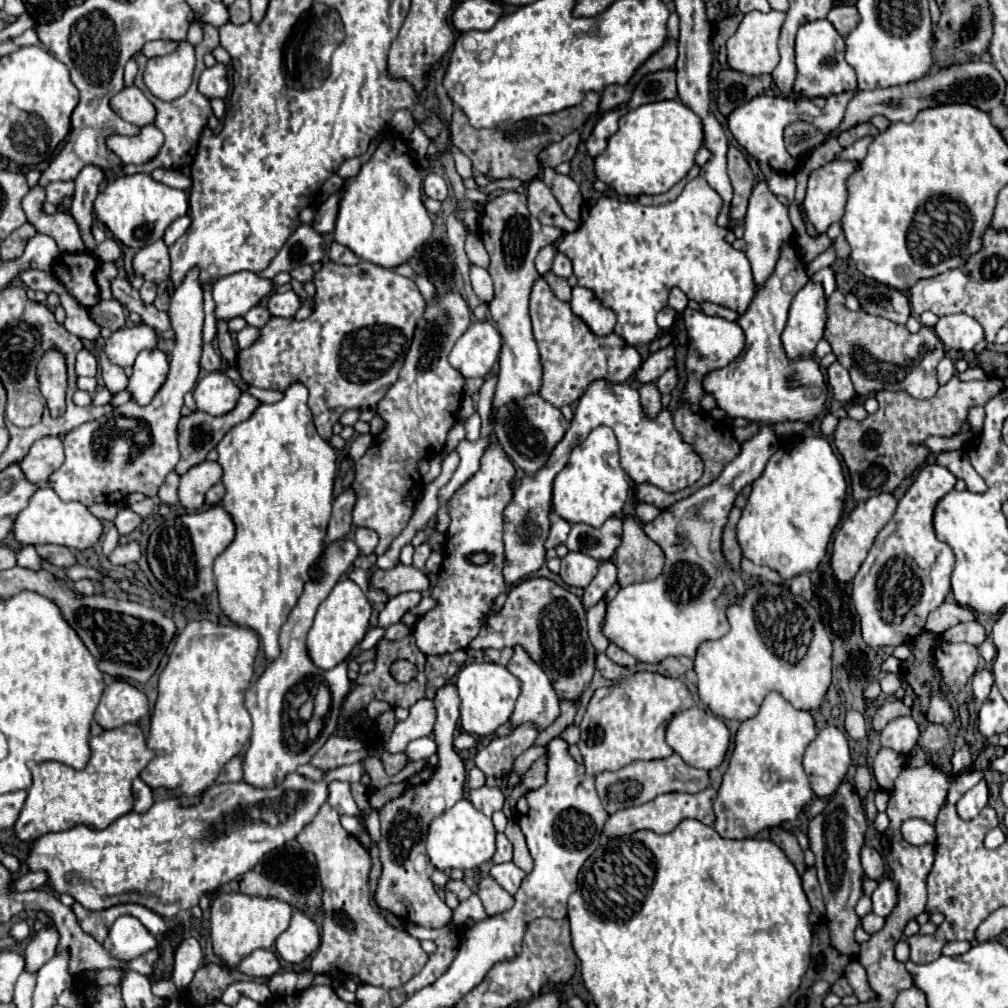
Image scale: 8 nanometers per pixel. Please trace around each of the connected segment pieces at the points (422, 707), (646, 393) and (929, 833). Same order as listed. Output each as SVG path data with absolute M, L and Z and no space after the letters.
M418 700L412 708L410 708L410 716L404 722L398 722L390 740L386 742L386 752L396 754L396 752L404 752L406 744L422 738L422 736L430 736L432 728L436 722L436 708L432 700Z
M648 382L648 384L640 384L638 386L638 392L640 392L640 400L642 400L642 406L646 410L648 416L656 416L660 410L662 410L662 394L660 390L656 388L654 382Z
M914 818L902 824L902 836L906 842L914 846L922 846L922 844L932 844L936 840L936 830L932 824Z

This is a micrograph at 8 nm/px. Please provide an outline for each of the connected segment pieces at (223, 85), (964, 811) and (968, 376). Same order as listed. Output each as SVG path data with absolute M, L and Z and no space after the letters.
M216 64L212 68L206 68L200 76L200 82L198 82L198 88L204 96L208 96L210 100L212 98L226 98L228 94L228 74L226 74L226 66L224 64Z
M980 780L974 788L970 788L956 804L956 812L962 820L972 820L980 814L980 810L988 804L988 786Z
M979 367L968 368L958 375L959 379L962 381L978 381L987 379L984 371Z

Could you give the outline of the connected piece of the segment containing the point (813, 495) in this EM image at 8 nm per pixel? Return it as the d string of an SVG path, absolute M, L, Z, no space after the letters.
M824 438L784 442L768 460L764 474L752 484L748 504L738 522L744 558L776 570L786 582L800 572L814 572L826 556L828 542L844 510L846 480L842 466Z

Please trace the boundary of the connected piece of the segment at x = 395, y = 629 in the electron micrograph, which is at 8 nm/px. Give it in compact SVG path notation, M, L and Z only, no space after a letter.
M398 622L398 624L392 624L388 630L386 630L386 640L402 640L404 636L408 636L410 634L410 628L406 626L406 624L402 624L402 622Z

